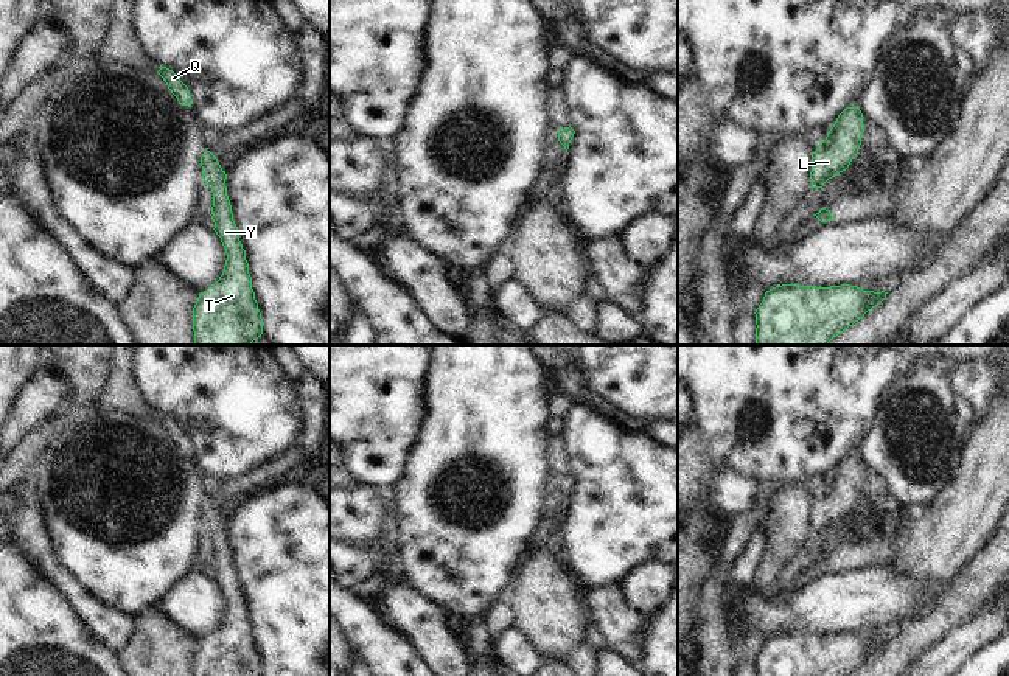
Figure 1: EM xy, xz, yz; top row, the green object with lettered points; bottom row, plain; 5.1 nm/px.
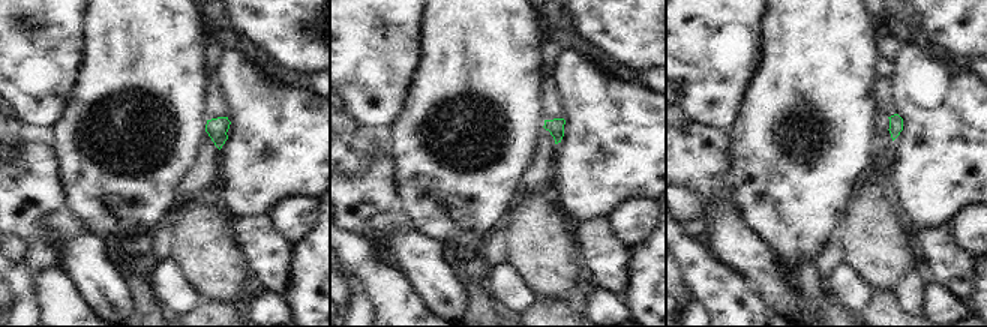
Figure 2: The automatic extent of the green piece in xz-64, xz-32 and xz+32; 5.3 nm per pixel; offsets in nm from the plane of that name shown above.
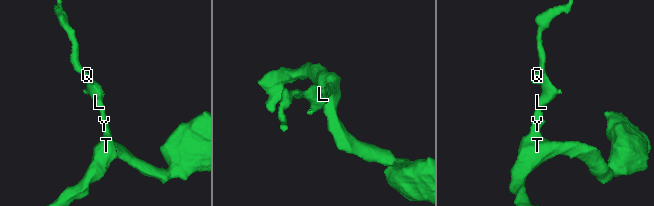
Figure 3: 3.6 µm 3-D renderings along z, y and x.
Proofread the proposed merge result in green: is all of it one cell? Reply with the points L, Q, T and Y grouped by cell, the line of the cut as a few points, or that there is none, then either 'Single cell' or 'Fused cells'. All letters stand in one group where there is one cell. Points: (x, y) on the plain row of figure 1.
Groups: L Q T Y. No split. Single cell.

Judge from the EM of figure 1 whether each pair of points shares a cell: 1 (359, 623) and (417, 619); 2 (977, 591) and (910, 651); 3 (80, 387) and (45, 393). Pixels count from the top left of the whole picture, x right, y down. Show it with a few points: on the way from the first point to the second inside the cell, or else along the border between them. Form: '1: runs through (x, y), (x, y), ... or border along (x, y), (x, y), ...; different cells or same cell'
1: border along (370, 600), (380, 616), (412, 648); different cells
2: runs through (960, 603), (927, 634); same cell
3: border along (52, 365), (69, 386), (69, 398); different cells

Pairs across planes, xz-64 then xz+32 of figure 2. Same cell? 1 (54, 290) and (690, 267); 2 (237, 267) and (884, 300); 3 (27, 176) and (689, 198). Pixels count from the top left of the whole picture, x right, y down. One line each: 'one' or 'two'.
1: one
2: two
3: one

